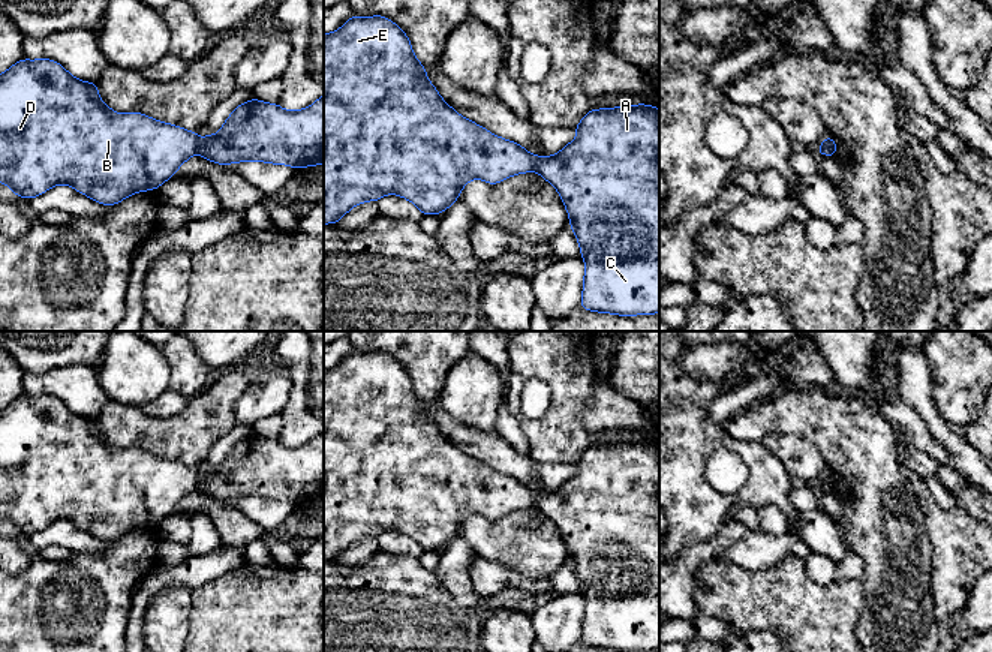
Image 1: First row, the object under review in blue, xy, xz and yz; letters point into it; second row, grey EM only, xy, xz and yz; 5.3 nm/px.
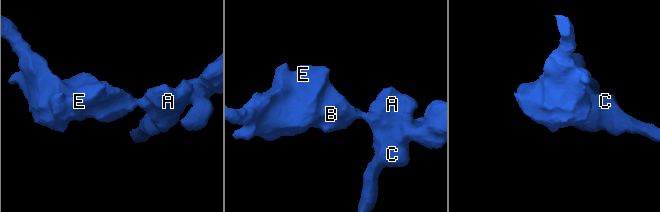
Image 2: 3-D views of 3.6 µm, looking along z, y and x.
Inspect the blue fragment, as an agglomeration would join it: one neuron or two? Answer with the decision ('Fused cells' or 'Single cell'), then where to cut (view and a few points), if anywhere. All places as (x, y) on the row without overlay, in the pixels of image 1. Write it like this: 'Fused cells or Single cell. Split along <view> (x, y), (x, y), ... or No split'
Fused cells. Split along xy (201, 475), (198, 487)

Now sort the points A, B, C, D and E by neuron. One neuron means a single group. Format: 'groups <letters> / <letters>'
groups A C / B D E

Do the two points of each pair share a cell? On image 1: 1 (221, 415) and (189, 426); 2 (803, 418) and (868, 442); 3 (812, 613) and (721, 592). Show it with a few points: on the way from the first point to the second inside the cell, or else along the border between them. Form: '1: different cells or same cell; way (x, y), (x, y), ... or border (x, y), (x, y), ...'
1: same cell; way (213, 417), (207, 417), (197, 426)
2: same cell; way (820, 418), (839, 424), (851, 436)
3: same cell; way (790, 603), (785, 600), (744, 598)

